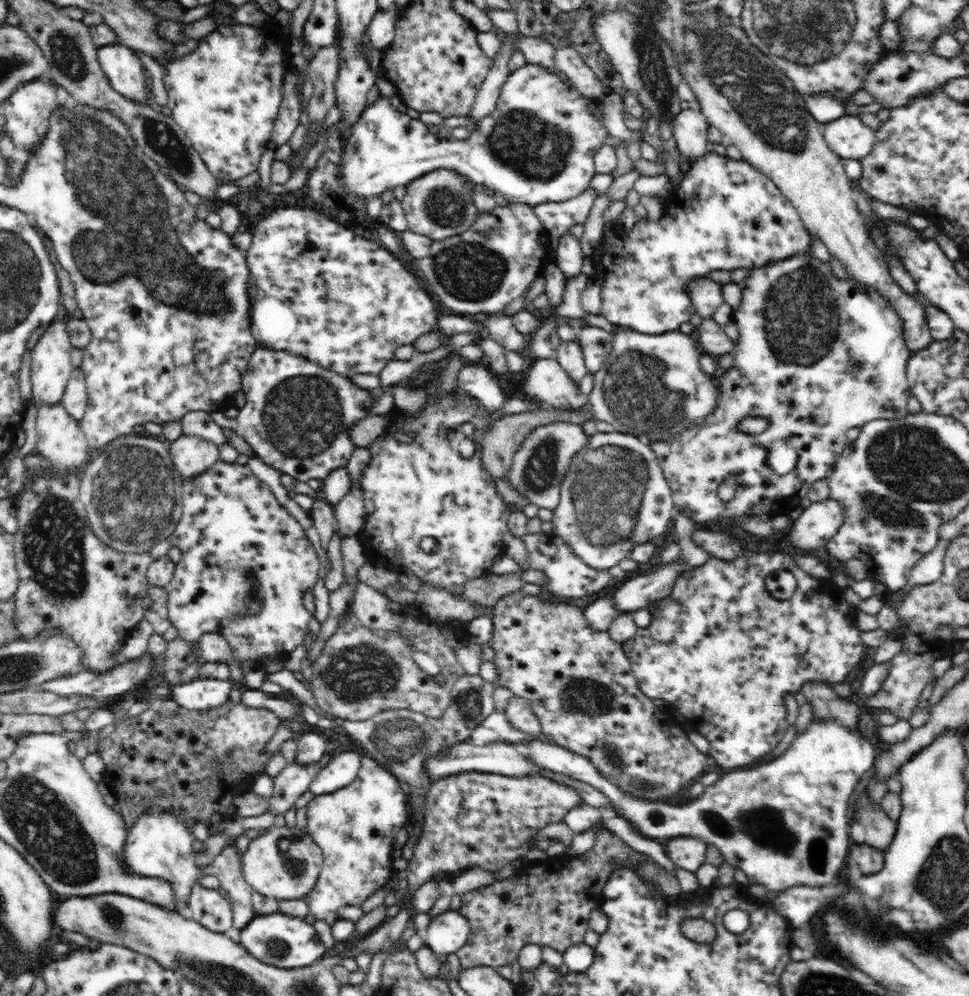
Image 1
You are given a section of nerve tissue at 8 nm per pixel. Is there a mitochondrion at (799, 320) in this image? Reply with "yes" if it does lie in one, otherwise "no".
yes

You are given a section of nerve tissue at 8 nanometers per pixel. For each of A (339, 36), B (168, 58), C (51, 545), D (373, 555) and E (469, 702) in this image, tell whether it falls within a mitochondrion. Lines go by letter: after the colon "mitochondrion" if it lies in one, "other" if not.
A: other
B: other
C: mitochondrion
D: other
E: mitochondrion

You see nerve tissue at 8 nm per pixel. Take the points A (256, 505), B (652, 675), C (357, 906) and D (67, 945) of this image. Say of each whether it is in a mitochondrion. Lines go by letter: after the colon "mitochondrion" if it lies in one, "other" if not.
A: other
B: other
C: other
D: other

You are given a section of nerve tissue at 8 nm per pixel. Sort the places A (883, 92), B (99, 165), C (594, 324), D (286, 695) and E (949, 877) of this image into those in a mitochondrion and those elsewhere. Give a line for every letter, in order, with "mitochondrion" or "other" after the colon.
A: other
B: mitochondrion
C: other
D: other
E: mitochondrion

